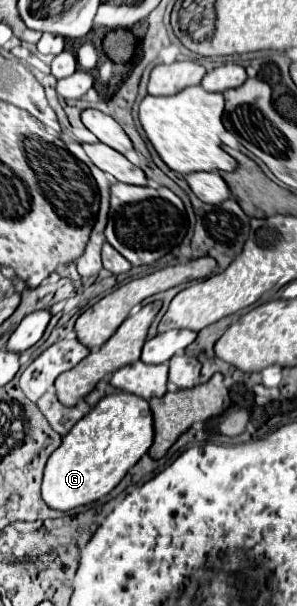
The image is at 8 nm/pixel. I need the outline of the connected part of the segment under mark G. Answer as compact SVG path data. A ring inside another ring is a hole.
M118 392L102 398L52 452L44 468L42 500L54 510L72 510L106 496L152 446L152 412L144 398Z

